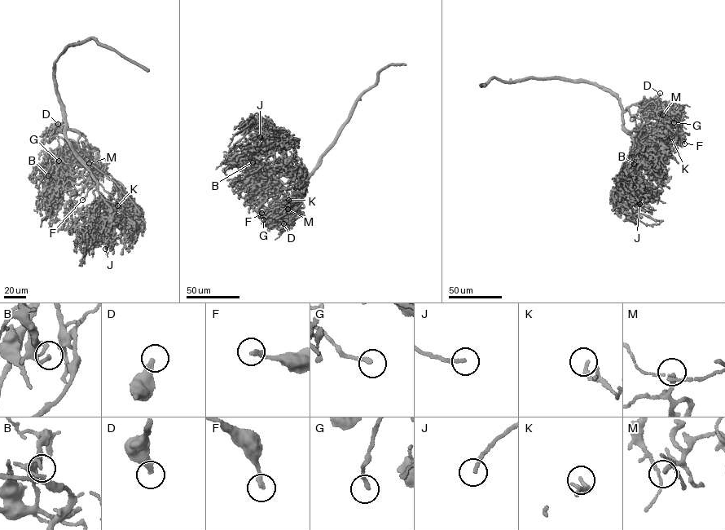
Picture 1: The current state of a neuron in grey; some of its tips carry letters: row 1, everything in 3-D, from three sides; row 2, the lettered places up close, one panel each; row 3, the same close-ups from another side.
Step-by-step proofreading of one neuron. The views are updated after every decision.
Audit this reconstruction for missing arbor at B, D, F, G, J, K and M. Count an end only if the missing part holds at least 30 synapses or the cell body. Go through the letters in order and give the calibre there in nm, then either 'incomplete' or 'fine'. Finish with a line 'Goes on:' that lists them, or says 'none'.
B: calibre 160 nm; fine
D: calibre 280 nm; incomplete
F: calibre 240 nm; fine
G: calibre 220 nm; fine
J: calibre 190 nm; incomplete
K: calibre 240 nm; fine
M: calibre 220 nm; incomplete
Goes on: D, J, M

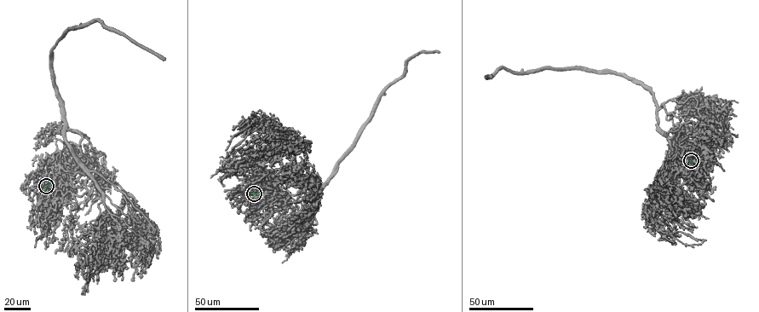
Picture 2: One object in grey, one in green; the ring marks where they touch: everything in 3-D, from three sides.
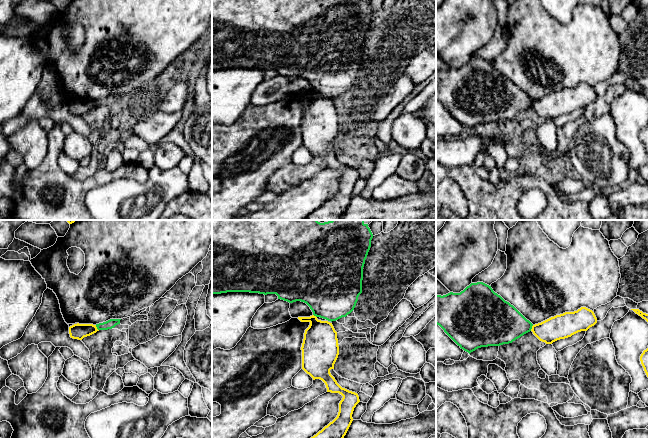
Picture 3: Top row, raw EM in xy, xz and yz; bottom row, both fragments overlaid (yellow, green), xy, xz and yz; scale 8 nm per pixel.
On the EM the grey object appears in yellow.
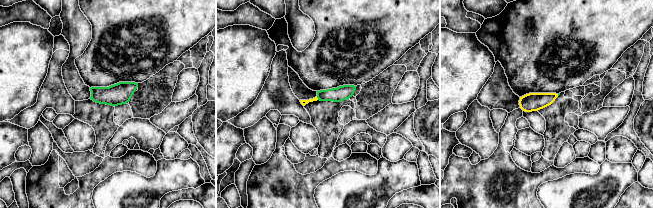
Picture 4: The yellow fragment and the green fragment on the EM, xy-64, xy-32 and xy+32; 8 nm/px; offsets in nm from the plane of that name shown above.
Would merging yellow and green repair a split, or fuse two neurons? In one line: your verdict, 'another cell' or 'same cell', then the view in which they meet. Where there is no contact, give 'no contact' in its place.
another cell | yz

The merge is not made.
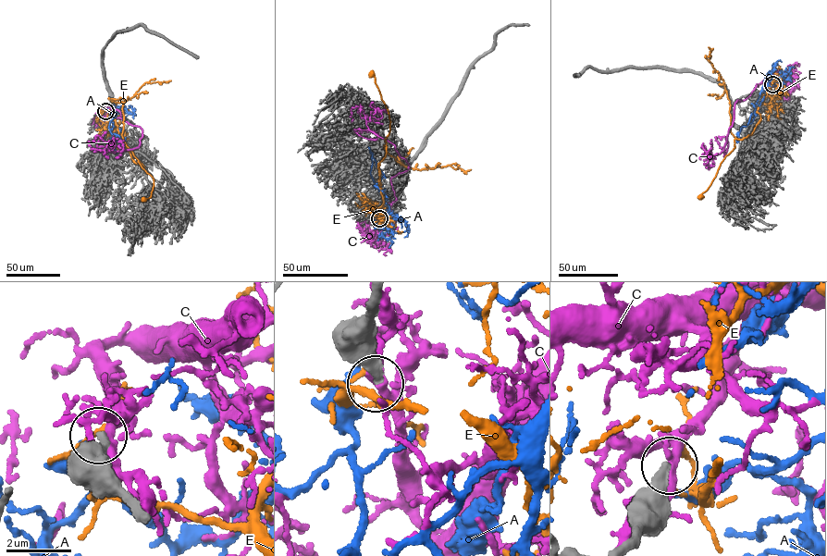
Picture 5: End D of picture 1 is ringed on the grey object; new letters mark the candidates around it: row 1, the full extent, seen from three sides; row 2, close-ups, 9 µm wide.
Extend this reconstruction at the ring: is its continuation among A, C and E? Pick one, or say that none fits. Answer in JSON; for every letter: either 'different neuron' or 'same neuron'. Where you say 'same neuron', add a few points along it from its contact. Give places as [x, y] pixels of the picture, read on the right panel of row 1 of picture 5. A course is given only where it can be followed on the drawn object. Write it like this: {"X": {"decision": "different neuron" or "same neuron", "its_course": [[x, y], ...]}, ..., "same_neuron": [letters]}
{"A": {"decision": "different neuron"}, "C": {"decision": "different neuron"}, "E": {"decision": "different neuron"}, "same_neuron": []}

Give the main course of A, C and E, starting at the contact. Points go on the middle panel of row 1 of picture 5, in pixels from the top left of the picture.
A: (378, 217), (380, 226), (390, 213), (371, 176), (373, 154), (368, 147), (384, 175), (376, 185), (388, 200)
C: (379, 217), (396, 199), (392, 177), (408, 164), (366, 124), (365, 117), (381, 117), (373, 101)
E: (379, 217), (382, 219), (385, 209), (377, 167), (386, 152), (385, 138), (390, 121), (373, 74)

